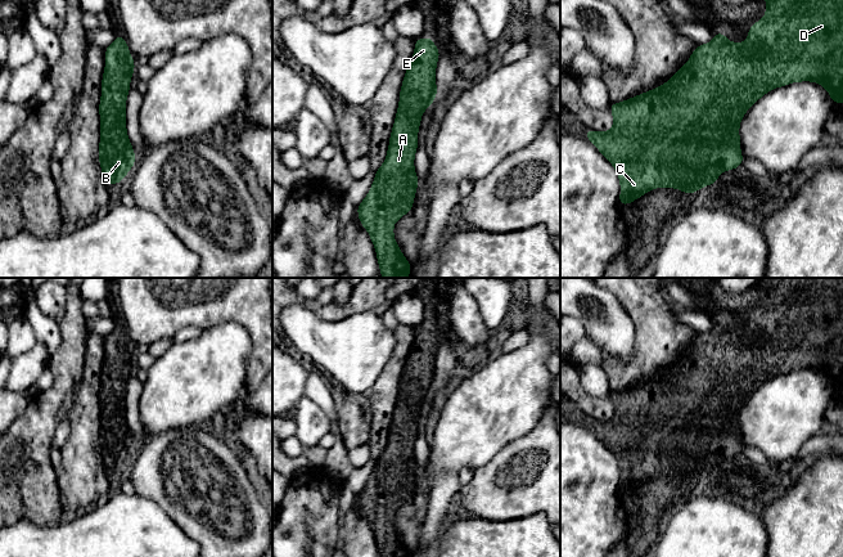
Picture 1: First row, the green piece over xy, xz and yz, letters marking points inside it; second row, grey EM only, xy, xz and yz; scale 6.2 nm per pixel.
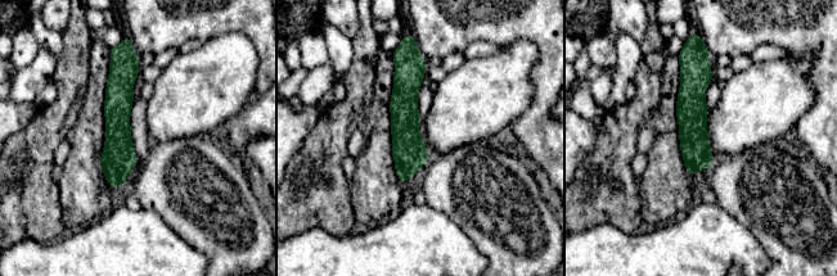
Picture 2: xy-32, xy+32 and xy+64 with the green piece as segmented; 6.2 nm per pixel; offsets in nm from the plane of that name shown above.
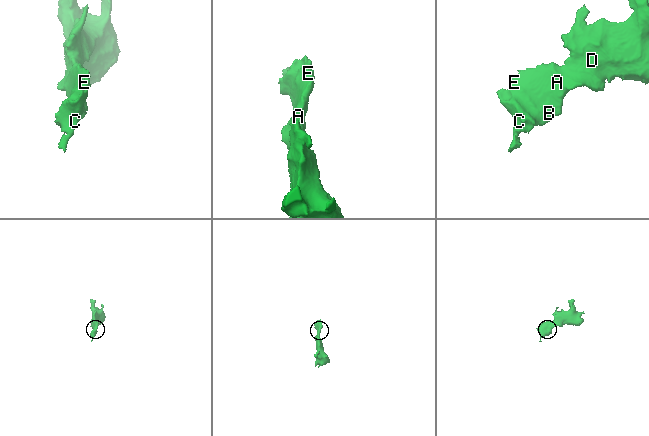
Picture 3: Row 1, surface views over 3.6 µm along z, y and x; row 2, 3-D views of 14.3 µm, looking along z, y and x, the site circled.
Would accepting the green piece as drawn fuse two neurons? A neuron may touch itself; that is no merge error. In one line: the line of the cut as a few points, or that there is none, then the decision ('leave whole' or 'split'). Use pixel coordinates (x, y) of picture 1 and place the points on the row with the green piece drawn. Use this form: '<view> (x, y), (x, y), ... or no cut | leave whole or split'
no cut | leave whole

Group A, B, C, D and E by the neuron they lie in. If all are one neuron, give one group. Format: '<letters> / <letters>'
A B C D E

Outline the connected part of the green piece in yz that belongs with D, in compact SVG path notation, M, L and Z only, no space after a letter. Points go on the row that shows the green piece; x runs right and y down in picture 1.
M767 0L765 14L765 19L749 28L749 39L743 44L731 42L723 32L717 32L709 44L697 45L689 62L668 82L622 103L610 103L614 126L609 131L583 131L618 174L619 206L658 187L693 194L714 184L722 171L743 165L740 121L752 104L775 87L813 81L828 90L834 104L843 103L843 0Z

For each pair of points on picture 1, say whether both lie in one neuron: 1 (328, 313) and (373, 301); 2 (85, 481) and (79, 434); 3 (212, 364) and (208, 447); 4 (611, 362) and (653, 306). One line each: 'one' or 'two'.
1: one
2: one
3: two
4: one

